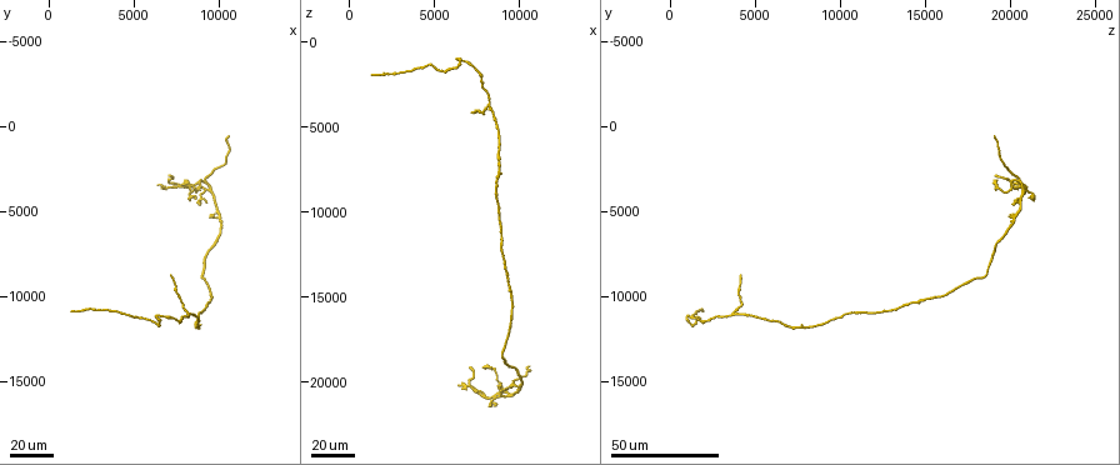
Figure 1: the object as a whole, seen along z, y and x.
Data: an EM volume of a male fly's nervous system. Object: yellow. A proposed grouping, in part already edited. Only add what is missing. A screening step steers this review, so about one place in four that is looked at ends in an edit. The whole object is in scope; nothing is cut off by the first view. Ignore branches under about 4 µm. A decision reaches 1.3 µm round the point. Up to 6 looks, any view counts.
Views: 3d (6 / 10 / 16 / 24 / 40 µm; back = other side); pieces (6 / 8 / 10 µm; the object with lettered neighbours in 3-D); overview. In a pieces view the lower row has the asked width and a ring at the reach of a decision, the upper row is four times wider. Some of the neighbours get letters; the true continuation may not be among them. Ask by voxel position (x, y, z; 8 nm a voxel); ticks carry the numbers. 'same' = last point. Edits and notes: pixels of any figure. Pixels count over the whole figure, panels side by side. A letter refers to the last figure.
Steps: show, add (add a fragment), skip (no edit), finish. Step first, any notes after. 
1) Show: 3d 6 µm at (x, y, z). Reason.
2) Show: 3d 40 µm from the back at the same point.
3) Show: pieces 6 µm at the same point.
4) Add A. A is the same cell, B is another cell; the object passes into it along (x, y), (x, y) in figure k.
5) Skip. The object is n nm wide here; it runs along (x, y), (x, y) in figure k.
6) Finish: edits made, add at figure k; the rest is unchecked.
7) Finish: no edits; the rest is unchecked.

Show: 3d 24 µm at (6400, 3400, 20200). Free end.

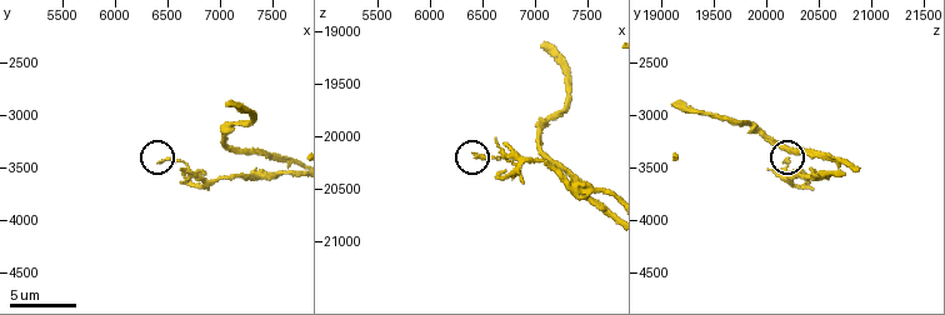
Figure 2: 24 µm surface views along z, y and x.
Show: 3d 10 µm at (6400, 3440, 20180).

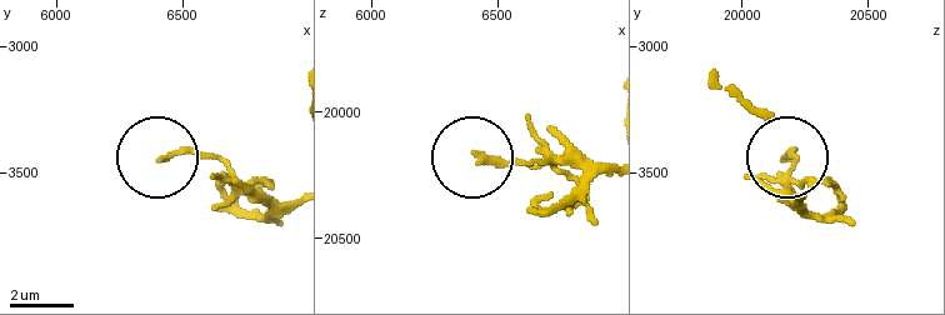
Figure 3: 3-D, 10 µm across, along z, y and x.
Show: pieces 6 µm at (6410, 3440, 20180).

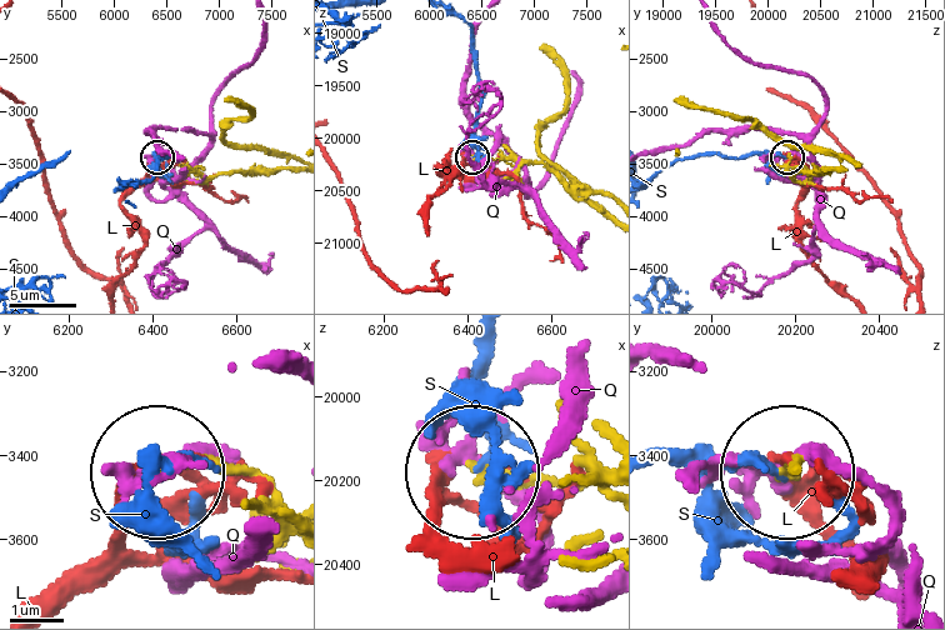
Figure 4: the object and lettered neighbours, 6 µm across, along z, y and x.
Skip. The object is 150 nm wide here; L, Q and S are other cells; it runs along (598, 478), (480, 478) in figure 4; no lettered fragment goes on from it.

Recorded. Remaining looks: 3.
Show: pieces 8 µm at (7080, 2920, 19140). End of a long branch.

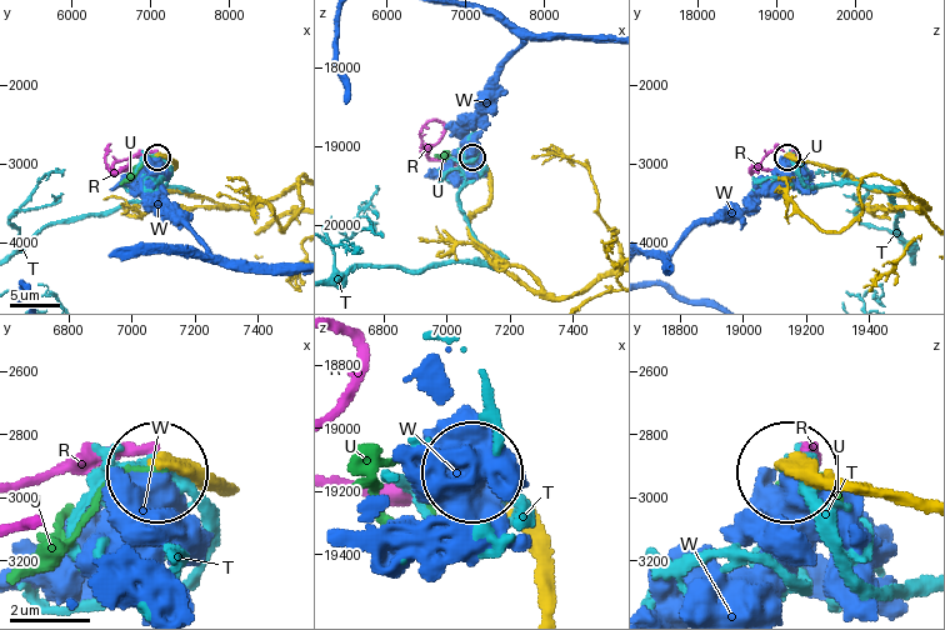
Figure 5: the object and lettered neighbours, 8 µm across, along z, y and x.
Skip. The object is 410 nm wide here; R, T, U and W are other cells; it runs along (221, 496), (164, 466) in figure 5; no lettered fragment goes on from it.

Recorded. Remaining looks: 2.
Show: 3d 24 µm at (1400, 10800, 2000). Branch stops here.

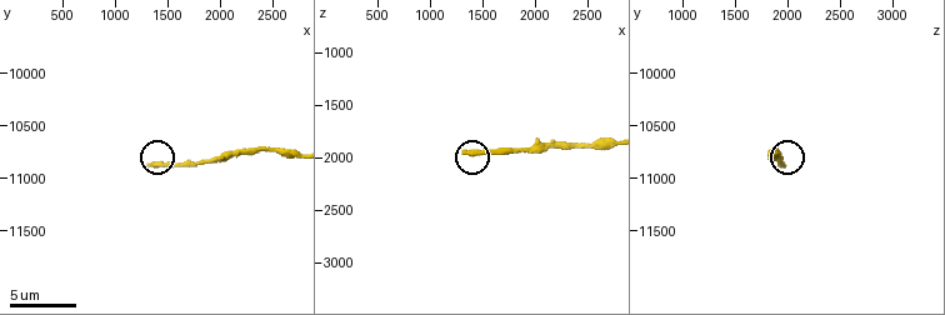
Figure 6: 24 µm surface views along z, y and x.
Show: pieces 10 µm at (1340, 10880, 1940).

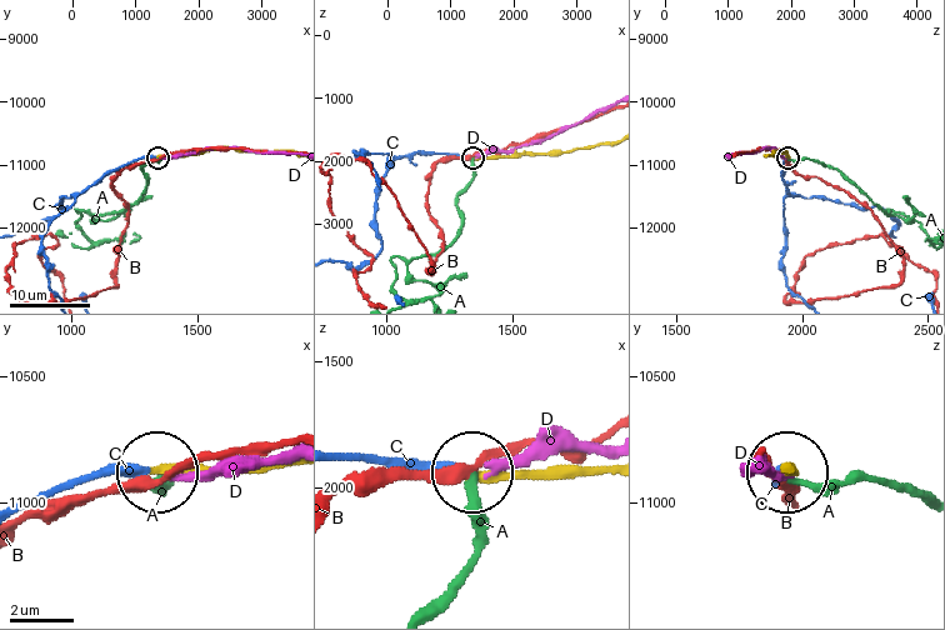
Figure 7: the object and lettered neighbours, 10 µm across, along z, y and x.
Add C. The object is 260 nm wide here; C is the same cell, A, B and D are other cells; the neuron continues.

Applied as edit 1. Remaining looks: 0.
Finish: edits made, add at figure 7; the rest is unchecked.

